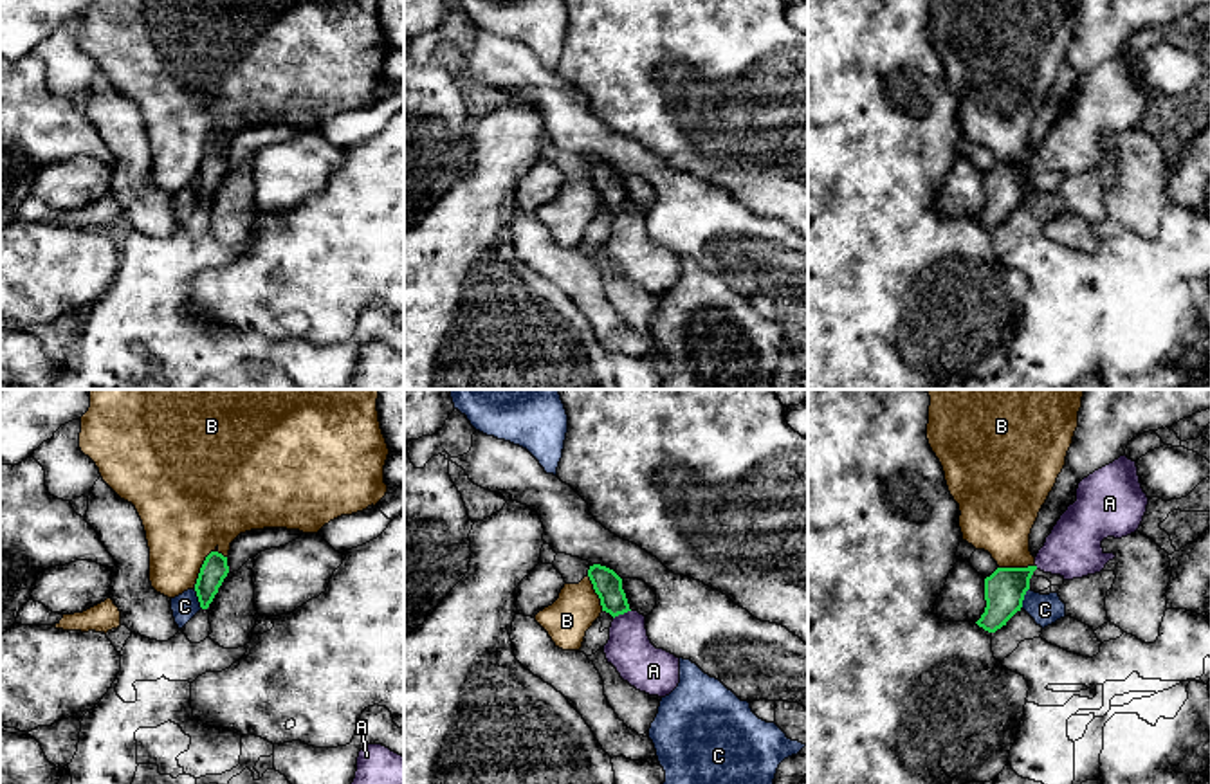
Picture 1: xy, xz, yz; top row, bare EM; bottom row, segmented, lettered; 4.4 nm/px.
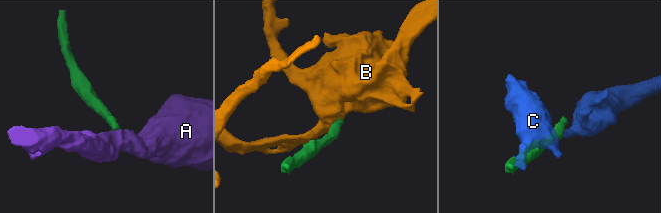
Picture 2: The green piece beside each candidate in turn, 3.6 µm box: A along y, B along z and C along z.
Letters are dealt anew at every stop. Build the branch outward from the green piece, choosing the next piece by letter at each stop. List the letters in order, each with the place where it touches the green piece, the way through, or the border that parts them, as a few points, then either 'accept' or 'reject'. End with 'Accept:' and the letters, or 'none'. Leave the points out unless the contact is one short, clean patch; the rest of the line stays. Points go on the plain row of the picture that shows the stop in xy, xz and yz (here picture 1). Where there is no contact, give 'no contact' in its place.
A: xz (621, 209) | along xz (630, 206), (614, 215) | reject
B: xy (204, 159) | along xy (226, 152), (211, 148), (202, 159), (193, 182) | reject
C: xy (199, 195) | reject
Accept: none

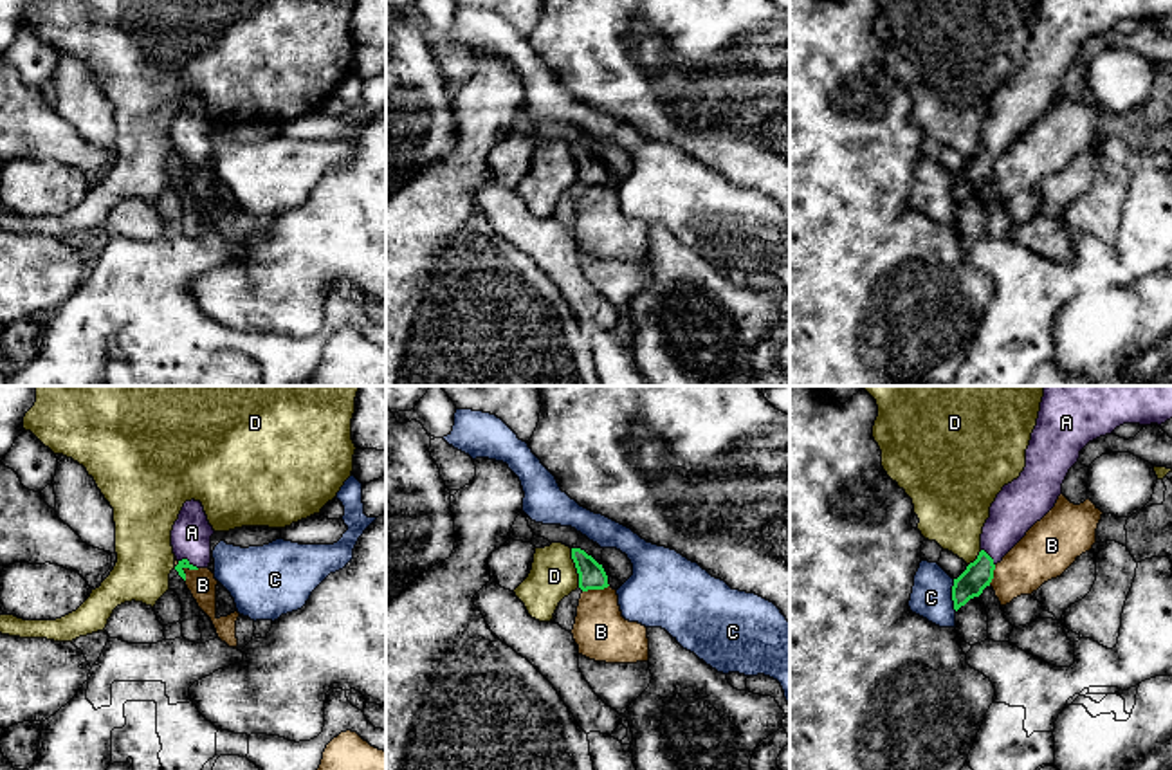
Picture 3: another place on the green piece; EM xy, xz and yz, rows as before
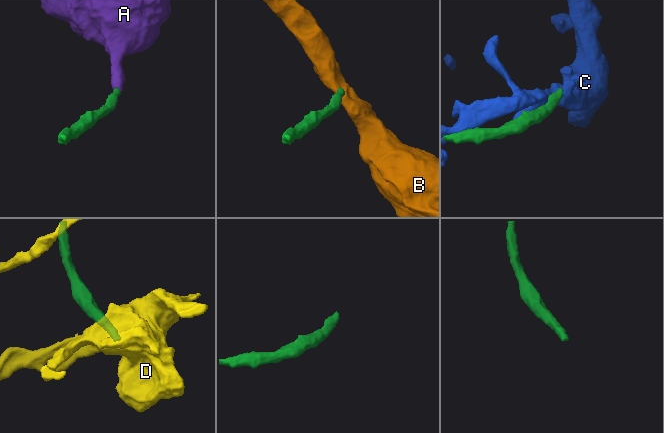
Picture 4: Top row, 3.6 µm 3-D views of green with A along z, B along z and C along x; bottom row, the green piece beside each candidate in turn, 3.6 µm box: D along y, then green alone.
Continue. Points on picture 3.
A: xy (186, 155) | across xy (184, 159), (186, 155), (192, 148), (192, 128) | accept
B: xy (190, 164) | along xy (181, 164), (199, 164) | reject
C: yz (952, 192) | reject
D: xz (576, 163) | along xz (570, 145), (579, 183) | reject
Accept: A

